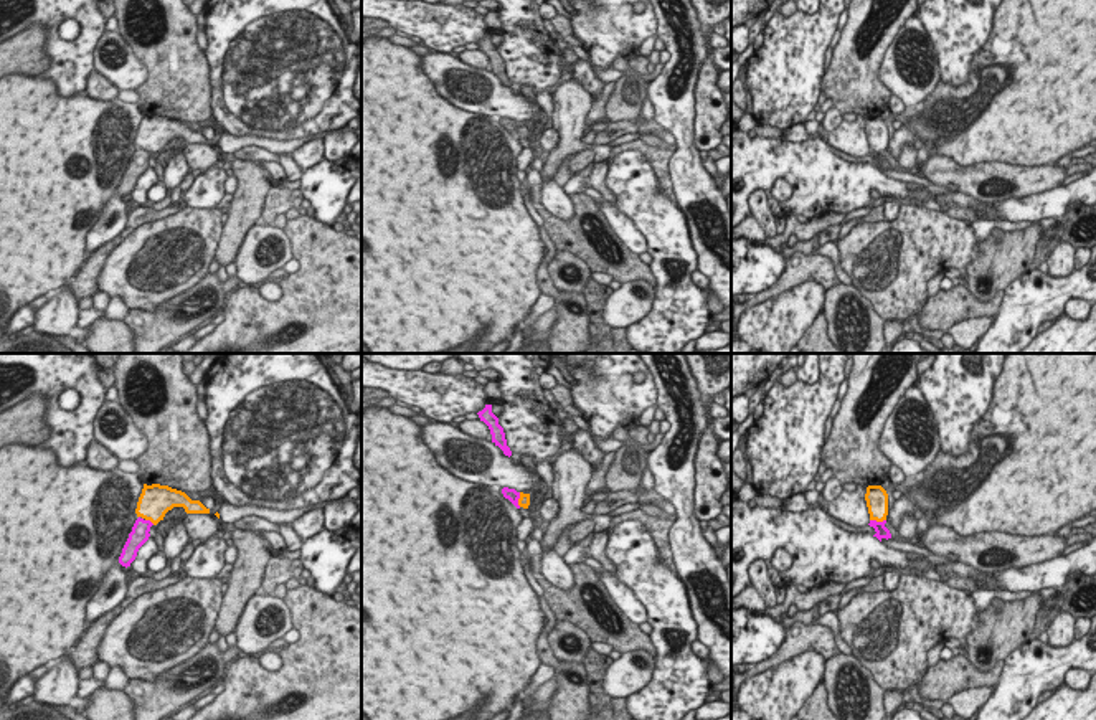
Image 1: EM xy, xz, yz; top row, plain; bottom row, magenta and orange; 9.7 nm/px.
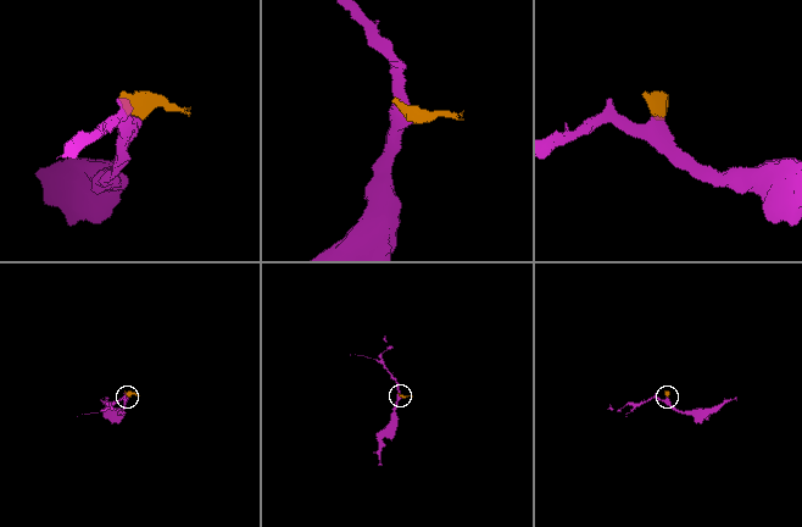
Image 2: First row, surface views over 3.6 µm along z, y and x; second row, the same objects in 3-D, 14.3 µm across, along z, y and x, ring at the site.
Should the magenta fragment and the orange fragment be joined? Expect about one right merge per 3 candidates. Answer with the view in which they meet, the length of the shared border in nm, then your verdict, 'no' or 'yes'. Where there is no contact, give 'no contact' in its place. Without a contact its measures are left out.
meets magenta in yz; contact 160 nm long; no

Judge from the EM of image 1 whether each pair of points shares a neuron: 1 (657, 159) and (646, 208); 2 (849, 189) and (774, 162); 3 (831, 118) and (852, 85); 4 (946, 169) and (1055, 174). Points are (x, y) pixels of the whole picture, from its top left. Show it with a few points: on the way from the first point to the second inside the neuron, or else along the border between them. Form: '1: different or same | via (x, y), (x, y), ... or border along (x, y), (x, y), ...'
1: different | border along (618, 154), (639, 151), (659, 189), (672, 197)
2: same | via (831, 185), (807, 165), (793, 162)
3: different | border along (834, 104), (842, 114)
4: same | via (973, 175), (1029, 175)

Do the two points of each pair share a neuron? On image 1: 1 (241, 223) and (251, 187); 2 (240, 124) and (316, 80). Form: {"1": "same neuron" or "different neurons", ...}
{"1": "same neuron", "2": "same neuron"}

